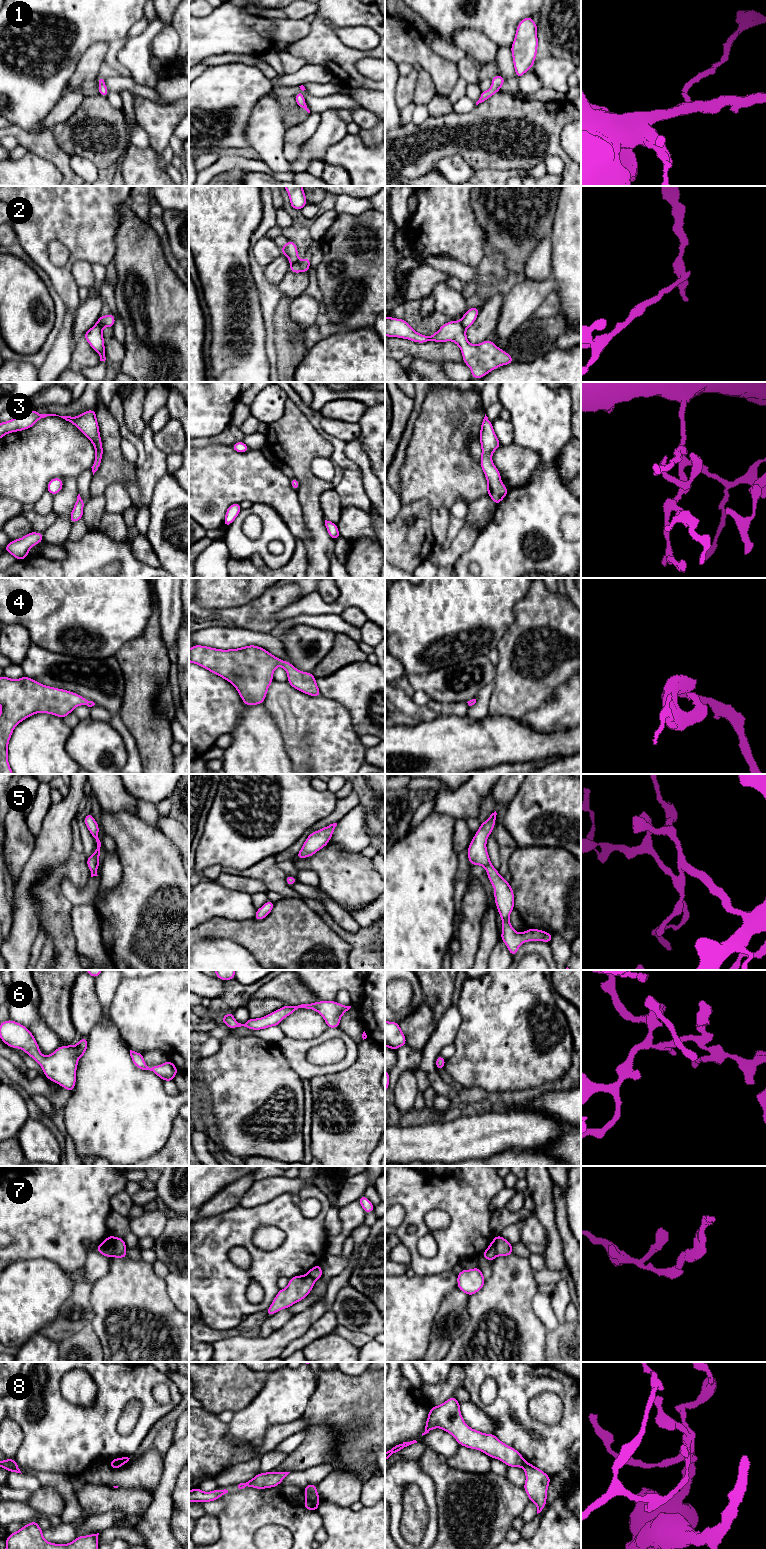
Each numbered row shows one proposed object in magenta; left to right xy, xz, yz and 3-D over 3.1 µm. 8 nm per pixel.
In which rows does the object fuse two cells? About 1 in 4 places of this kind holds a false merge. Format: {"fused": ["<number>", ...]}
{"fused": ["2", "7", "8"]}

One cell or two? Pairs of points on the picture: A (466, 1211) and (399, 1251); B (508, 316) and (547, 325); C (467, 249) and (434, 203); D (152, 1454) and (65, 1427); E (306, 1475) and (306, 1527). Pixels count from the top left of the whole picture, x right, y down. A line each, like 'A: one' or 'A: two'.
A: two
B: two
C: one
D: two
E: two

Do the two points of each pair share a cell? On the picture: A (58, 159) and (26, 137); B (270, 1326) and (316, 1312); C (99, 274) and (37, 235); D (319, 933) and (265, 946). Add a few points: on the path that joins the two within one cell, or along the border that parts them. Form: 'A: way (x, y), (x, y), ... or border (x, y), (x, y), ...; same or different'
A: way (50, 151), (43, 144), (34, 143); same
B: border (294, 1315), (283, 1326), (268, 1335); different
C: border (92, 264), (99, 263), (105, 267); different
D: way (306, 943), (278, 943); same

